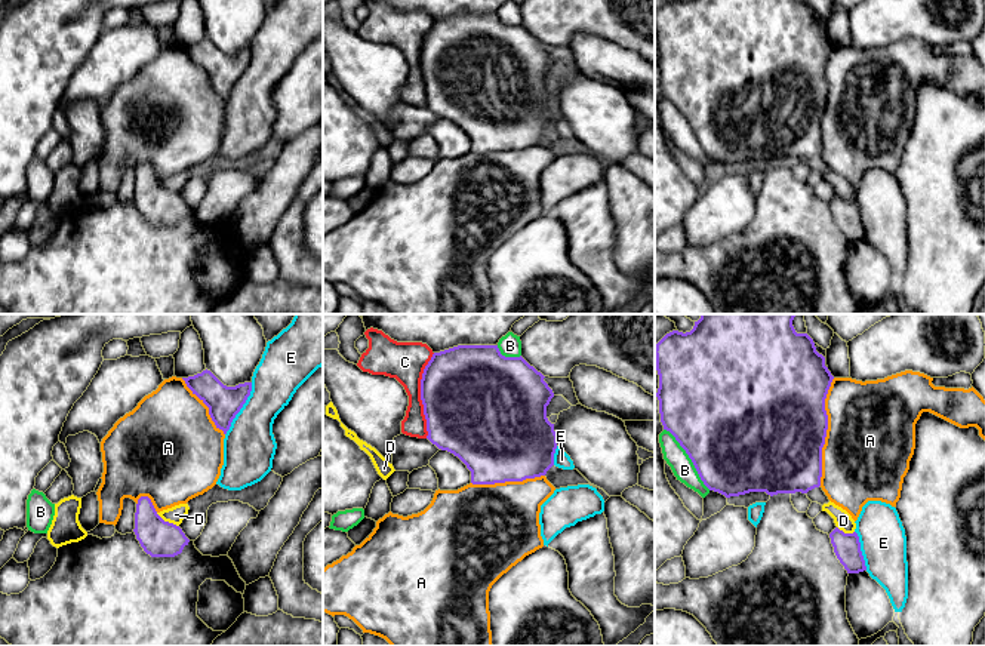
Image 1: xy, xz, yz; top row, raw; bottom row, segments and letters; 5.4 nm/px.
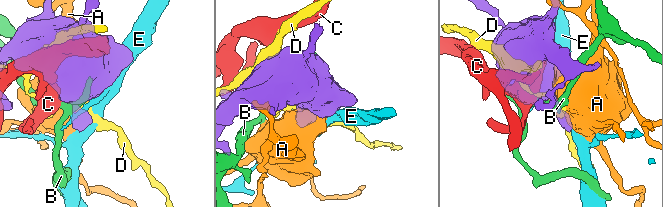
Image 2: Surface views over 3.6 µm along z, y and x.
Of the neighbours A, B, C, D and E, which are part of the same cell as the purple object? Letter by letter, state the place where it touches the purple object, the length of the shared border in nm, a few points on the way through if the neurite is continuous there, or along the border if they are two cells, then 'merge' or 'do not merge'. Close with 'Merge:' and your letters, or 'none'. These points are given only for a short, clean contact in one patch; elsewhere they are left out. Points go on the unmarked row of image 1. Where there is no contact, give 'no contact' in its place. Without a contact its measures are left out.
A: yz (825, 100) | 600 nm | do not merge
B: yz (689, 125) | 420 nm | do not merge
C: xz (421, 64) | 460 nm | do not merge
D: xy (168, 190) | 150 nm | do not merge
E: xy (240, 76) | 320 nm | do not merge
Merge: none

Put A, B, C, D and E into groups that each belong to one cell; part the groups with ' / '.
A / B / C / D / E

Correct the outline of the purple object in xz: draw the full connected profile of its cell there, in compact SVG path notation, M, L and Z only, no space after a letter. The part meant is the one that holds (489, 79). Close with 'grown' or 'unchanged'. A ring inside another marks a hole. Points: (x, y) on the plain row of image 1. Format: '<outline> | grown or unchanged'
M458 13L434 21L421 47L427 107L438 117L458 124L471 139L473 153L523 150L545 144L554 133L557 102L547 86L547 74L554 61L544 46L521 24L502 24L498 13Z | unchanged

